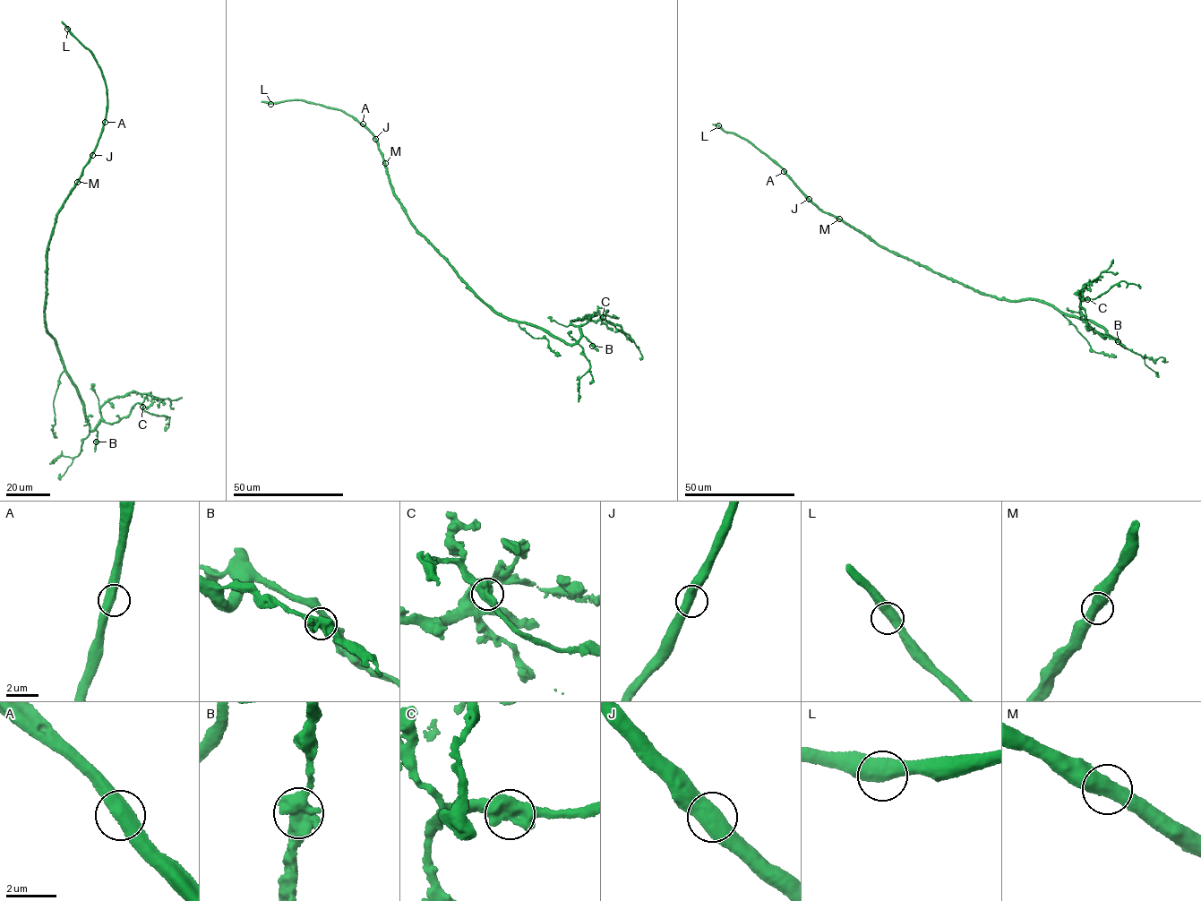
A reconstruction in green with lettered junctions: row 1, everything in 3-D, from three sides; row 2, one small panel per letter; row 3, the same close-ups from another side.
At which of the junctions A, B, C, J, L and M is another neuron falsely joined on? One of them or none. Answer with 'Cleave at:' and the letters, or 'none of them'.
Cleave at: none of them

